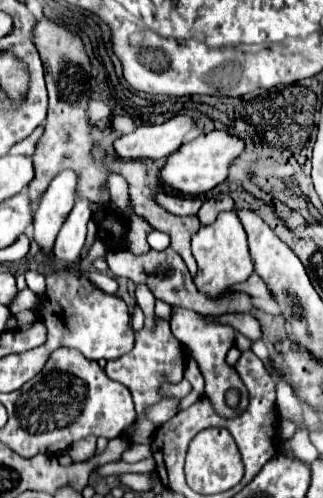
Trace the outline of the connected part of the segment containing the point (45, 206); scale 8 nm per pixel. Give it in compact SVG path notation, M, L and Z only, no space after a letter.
M62 171L50 183L46 193L40 199L40 205L34 215L34 241L40 245L40 251L46 255L52 253L54 239L66 221L68 213L74 207L74 189L76 189L76 173Z

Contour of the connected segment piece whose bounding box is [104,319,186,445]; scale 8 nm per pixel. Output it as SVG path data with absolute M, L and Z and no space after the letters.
M156 319L156 327L154 331L148 331L148 329L142 329L136 333L136 343L134 343L134 349L126 355L122 355L120 359L112 359L106 363L104 371L110 379L126 385L134 397L134 405L136 405L136 413L138 413L138 419L136 419L136 429L132 433L132 443L142 443L142 445L150 445L152 443L152 437L154 437L154 431L156 427L144 417L144 409L158 403L160 401L160 395L158 395L158 389L164 381L170 381L170 383L178 383L182 381L182 373L184 373L184 363L186 363L186 353L184 353L184 347L182 343L172 335L170 331L170 323L168 321L162 321L162 319Z

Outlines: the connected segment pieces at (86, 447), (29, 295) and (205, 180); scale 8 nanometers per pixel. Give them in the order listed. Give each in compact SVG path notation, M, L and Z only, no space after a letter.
M90 435L84 441L80 441L80 443L76 441L76 445L70 445L68 447L68 453L70 453L72 461L86 461L86 459L92 457L94 449L96 449L96 437Z
M26 287L24 291L18 293L18 297L14 299L14 303L10 305L10 311L18 313L22 309L36 309L36 307L38 307L38 295Z
M210 131L206 135L198 135L196 139L184 143L172 157L164 159L164 165L158 173L158 185L170 187L182 195L198 197L216 185L220 185L228 177L230 163L244 151L244 141L228 135L226 131Z

